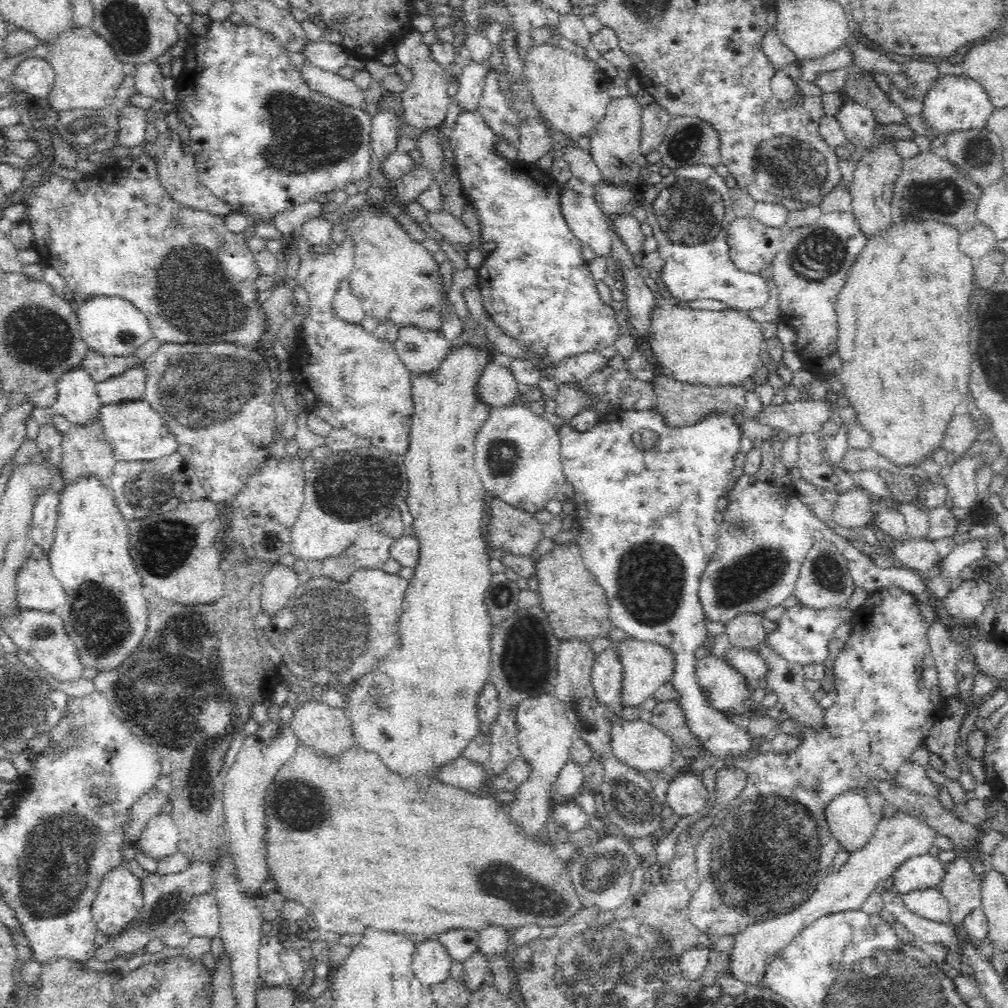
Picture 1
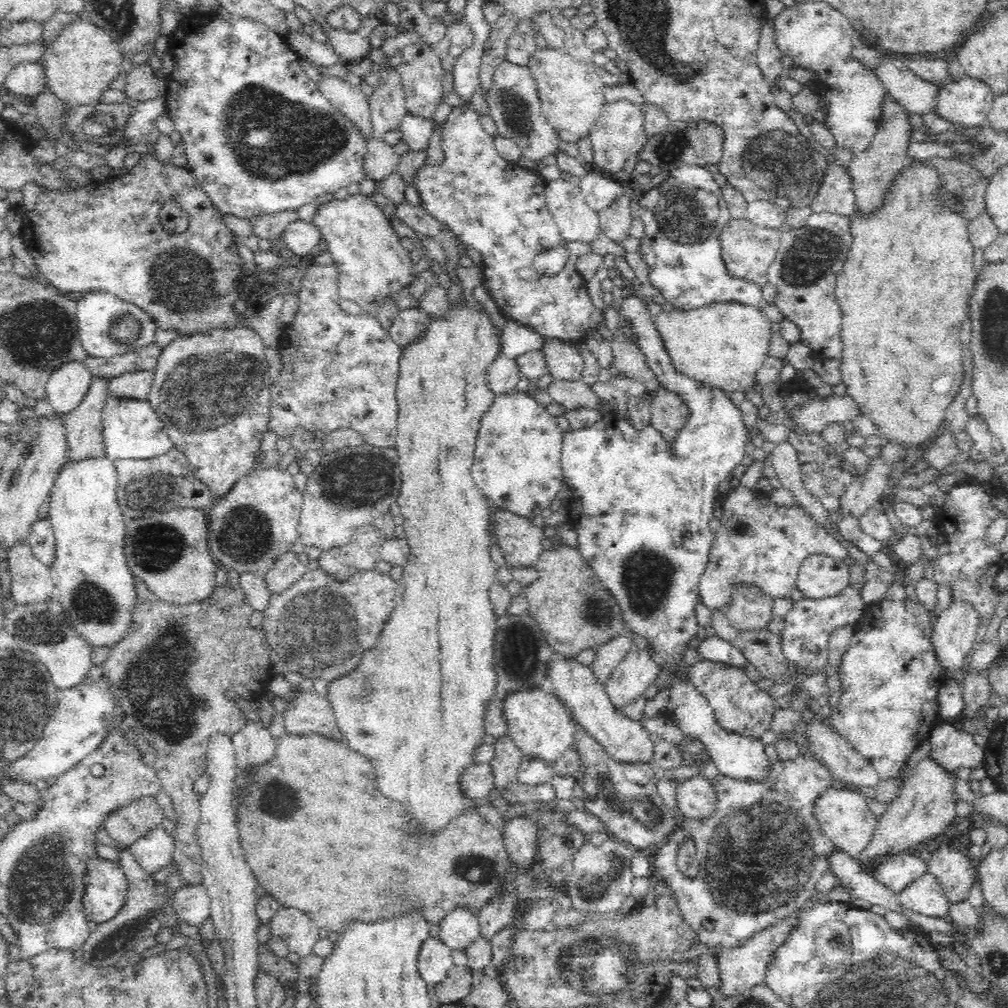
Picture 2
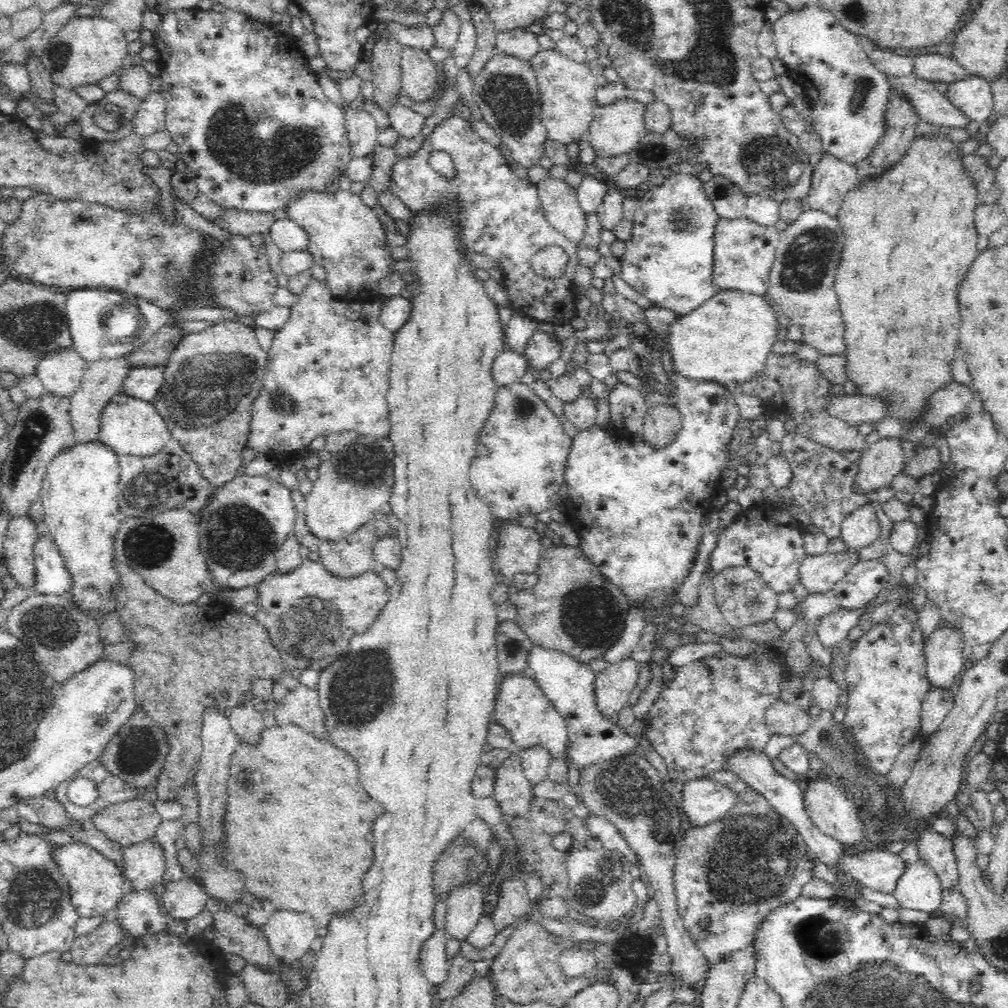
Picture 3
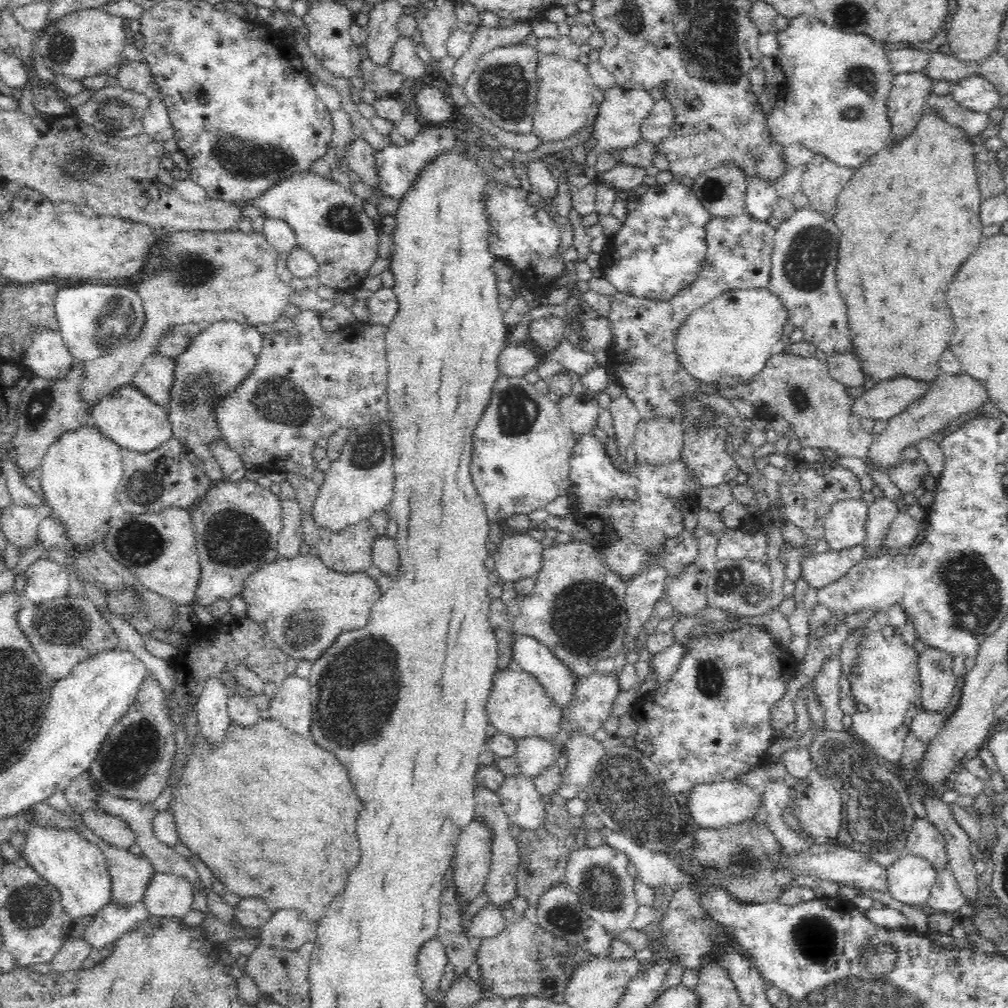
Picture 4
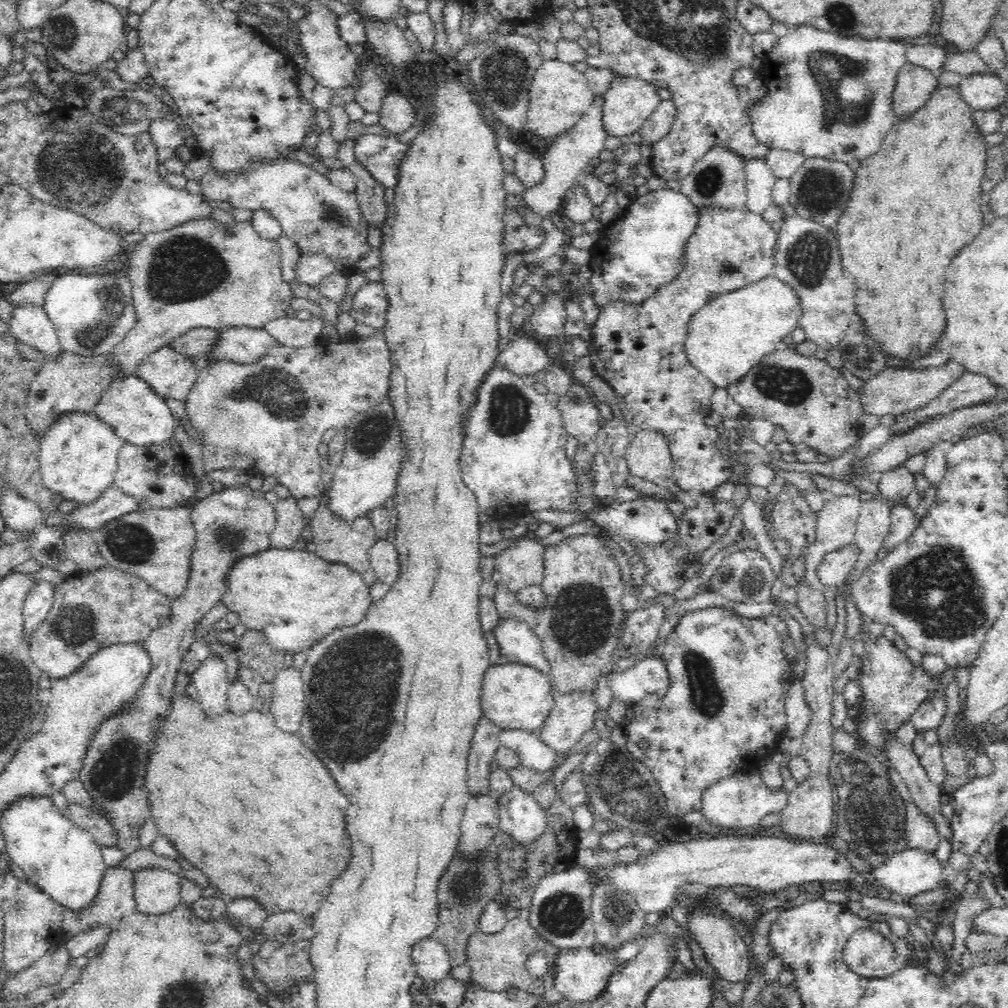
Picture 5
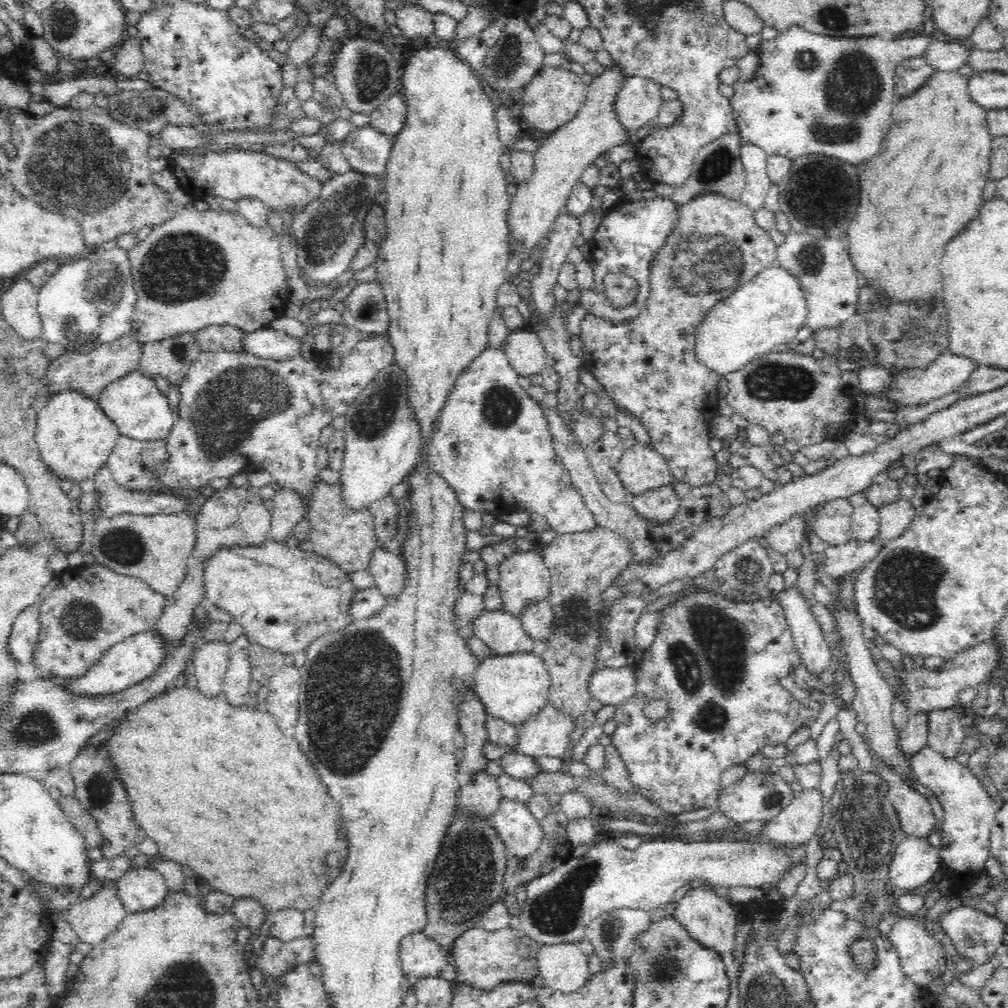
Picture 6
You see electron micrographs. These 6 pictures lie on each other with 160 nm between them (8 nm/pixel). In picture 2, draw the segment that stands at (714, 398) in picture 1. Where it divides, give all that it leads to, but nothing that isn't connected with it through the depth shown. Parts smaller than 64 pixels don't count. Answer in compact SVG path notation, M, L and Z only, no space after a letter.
M662 384L653 393L650 412L651 425L662 431L662 436L668 441L674 439L678 431L686 426L692 414L685 398L678 391L672 391Z

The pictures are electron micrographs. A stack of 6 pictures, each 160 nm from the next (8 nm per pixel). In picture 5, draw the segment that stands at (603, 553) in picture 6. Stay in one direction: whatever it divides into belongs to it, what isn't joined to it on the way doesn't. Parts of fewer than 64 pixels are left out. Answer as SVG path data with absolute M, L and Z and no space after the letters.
M582 534L574 537L564 537L558 544L545 547L543 554L544 572L540 586L546 602L541 609L524 605L518 601L516 594L511 592L507 584L500 581L497 584L495 601L498 613L503 620L522 620L541 640L545 656L552 666L551 684L560 693L597 688L598 681L604 672L612 668L614 650L623 638L623 629L628 614L624 613L622 597L628 594L628 587L622 582L620 567L614 554L596 535Z

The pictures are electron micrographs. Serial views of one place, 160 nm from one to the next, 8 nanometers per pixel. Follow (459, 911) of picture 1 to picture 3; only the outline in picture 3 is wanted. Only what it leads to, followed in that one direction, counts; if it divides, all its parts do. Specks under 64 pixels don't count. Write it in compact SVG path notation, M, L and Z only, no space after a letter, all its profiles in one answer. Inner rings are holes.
M276 726L266 728L263 733L261 744L258 746L248 746L239 743L236 746L235 756L230 766L230 806L228 806L228 826L230 826L230 856L226 854L224 861L228 867L234 867L235 870L244 870L248 882L246 882L246 892L251 893L256 898L263 900L272 900L274 892L276 892L276 908L278 910L296 910L296 912L312 912L312 918L318 922L318 926L327 928L332 920L332 916L344 916L360 906L364 906L364 874L372 868L376 854L374 854L374 822L378 818L382 818L386 814L386 808L370 798L366 794L366 790L360 784L360 768L358 762L344 752L342 748L336 748L334 744L328 744L325 740L317 738L310 732L303 730L300 726ZM462 833L456 835L438 854L432 866L432 885L435 902L448 901L454 888L480 883L490 868L487 850L468 842ZM290 848L290 852L288 852ZM234 858L234 864L230 864L228 860ZM278 860L284 860L284 864L290 864L290 868L262 868L262 866L282 866ZM244 862L244 866L242 866Z

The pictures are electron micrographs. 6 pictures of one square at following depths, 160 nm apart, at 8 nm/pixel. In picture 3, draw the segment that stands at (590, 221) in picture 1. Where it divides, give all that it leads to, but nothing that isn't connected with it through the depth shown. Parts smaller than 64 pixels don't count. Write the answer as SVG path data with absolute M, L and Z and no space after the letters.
M550 175L540 180L537 188L547 221L570 240L582 240L588 222L577 191L565 180L556 180Z

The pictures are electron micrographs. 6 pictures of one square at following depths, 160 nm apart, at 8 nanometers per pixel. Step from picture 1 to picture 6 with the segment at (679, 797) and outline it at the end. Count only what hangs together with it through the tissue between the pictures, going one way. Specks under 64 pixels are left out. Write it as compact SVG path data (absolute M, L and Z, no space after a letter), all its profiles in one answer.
M740 770L738 779L719 791L716 812L745 827L751 821L770 821L792 802L793 796L790 782L785 781L778 772Z

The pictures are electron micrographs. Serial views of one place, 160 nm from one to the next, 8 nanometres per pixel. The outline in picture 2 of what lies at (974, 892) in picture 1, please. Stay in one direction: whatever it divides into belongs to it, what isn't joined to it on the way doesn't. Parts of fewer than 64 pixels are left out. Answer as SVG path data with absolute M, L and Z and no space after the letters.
M948 845L940 846L931 854L928 867L951 904L966 902L970 898L976 884L978 865L970 862L960 849Z

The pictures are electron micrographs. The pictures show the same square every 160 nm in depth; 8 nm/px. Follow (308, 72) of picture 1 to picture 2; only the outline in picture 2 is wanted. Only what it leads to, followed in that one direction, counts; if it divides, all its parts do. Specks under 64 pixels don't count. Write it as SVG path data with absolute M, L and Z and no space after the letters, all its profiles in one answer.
M326 74L320 75L317 85L337 110L361 128L367 139L372 136L369 97L364 94L360 85L353 86L346 78Z

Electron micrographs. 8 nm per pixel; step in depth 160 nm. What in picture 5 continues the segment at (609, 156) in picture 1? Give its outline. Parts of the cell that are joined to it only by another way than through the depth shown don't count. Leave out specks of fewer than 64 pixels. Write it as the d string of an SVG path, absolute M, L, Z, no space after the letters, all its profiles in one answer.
M614 76L610 90L604 94L602 107L602 123L606 135L625 138L637 134L646 120L654 113L661 99L656 92L657 88L638 78L624 78Z

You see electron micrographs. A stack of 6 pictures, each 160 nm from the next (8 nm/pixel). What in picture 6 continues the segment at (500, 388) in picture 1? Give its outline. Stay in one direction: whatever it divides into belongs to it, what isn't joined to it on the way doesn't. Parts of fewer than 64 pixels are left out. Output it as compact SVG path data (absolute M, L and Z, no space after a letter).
M512 331L502 347L512 368L522 376L539 374L547 367L547 352L537 333Z

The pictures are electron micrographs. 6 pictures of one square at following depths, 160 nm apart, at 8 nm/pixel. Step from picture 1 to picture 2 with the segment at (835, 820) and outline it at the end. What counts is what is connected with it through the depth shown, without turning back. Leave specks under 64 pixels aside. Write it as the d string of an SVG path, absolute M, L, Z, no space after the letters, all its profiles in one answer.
M839 785L820 796L813 813L824 834L835 842L840 851L852 857L860 854L870 844L879 821L879 817L876 817L868 808L865 791L850 791Z

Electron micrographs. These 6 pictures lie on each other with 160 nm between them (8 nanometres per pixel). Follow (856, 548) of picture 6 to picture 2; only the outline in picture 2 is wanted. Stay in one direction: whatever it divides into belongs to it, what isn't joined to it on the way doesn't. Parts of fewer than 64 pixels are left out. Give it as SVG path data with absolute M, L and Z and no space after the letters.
M811 554L802 561L797 588L804 598L814 601L841 596L851 584L849 567L828 554Z

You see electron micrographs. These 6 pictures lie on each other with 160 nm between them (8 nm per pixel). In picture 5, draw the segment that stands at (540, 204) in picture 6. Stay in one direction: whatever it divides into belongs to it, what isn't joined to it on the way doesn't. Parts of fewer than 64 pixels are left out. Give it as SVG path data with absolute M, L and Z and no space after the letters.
M595 95L589 110L585 116L574 126L570 133L557 137L552 146L548 148L542 158L545 167L545 178L539 186L526 188L523 196L524 202L532 212L536 212L541 218L550 216L558 211L558 206L570 188L576 186L577 177L584 171L583 169L590 164L593 158L600 156L605 150L605 141L608 135L604 131L602 123L603 97Z

